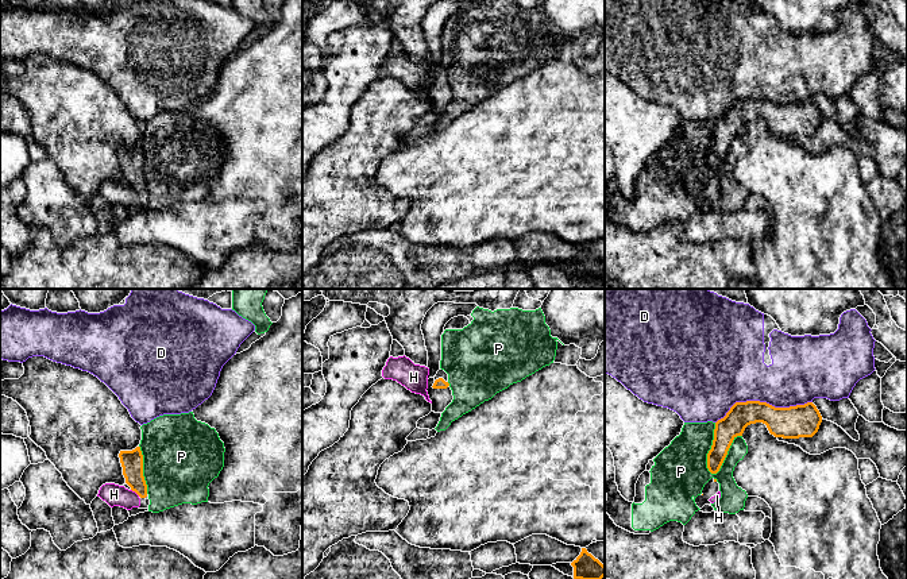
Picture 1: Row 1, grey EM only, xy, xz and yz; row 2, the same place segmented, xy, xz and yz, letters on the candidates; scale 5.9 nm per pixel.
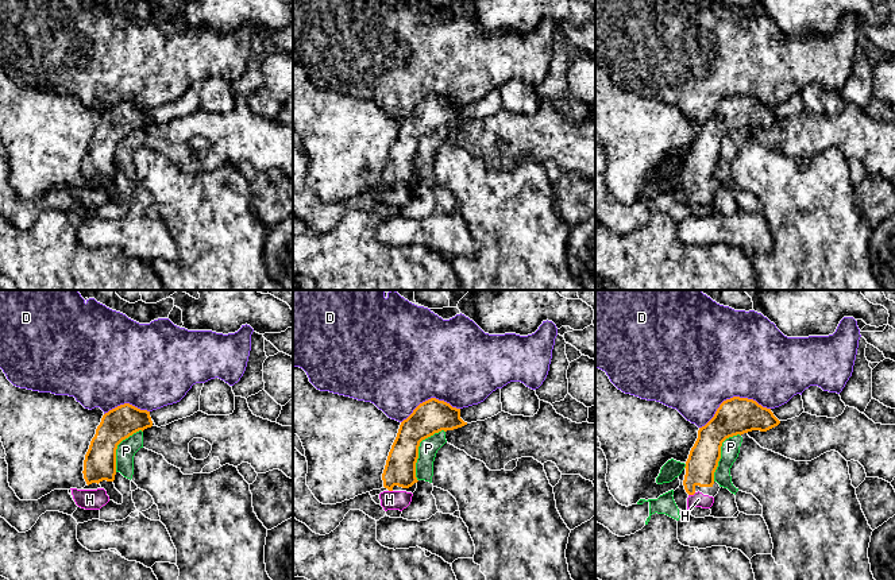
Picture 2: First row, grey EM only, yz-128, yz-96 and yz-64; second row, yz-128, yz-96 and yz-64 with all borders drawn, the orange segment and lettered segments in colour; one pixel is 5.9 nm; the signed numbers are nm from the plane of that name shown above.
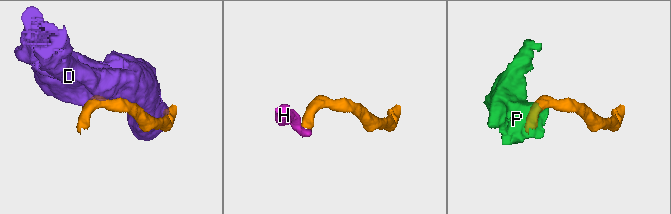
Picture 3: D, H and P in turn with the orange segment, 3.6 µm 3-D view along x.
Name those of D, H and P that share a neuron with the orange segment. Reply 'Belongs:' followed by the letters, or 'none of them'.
Belongs: H

